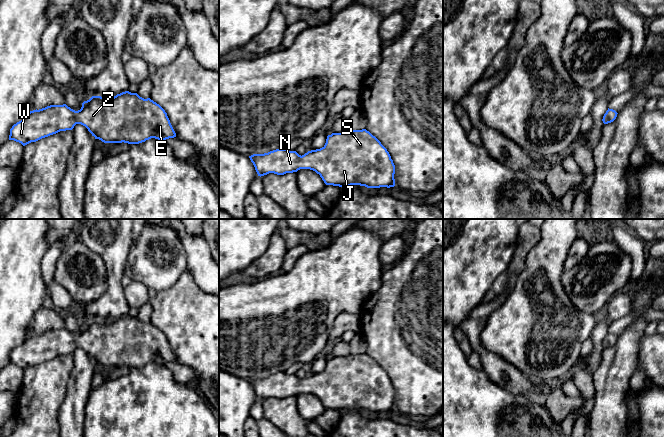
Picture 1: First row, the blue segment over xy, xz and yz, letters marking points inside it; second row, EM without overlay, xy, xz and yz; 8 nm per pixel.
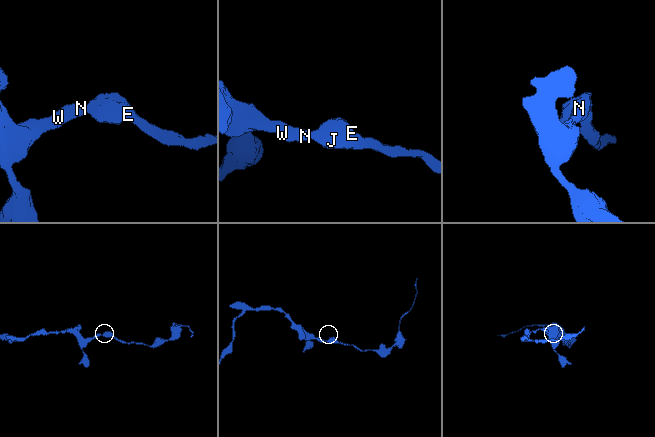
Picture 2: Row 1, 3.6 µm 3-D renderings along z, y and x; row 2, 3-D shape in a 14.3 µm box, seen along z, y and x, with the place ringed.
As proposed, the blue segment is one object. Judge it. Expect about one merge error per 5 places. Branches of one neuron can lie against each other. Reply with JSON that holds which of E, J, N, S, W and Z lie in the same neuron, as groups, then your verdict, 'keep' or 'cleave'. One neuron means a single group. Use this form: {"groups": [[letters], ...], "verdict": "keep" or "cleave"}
{"groups": [["E", "J", "N", "S", "W", "Z"]], "verdict": "keep"}

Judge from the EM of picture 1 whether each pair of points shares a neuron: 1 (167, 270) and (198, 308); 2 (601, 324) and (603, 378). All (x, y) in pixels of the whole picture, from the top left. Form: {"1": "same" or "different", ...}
{"1": "different", "2": "different"}

